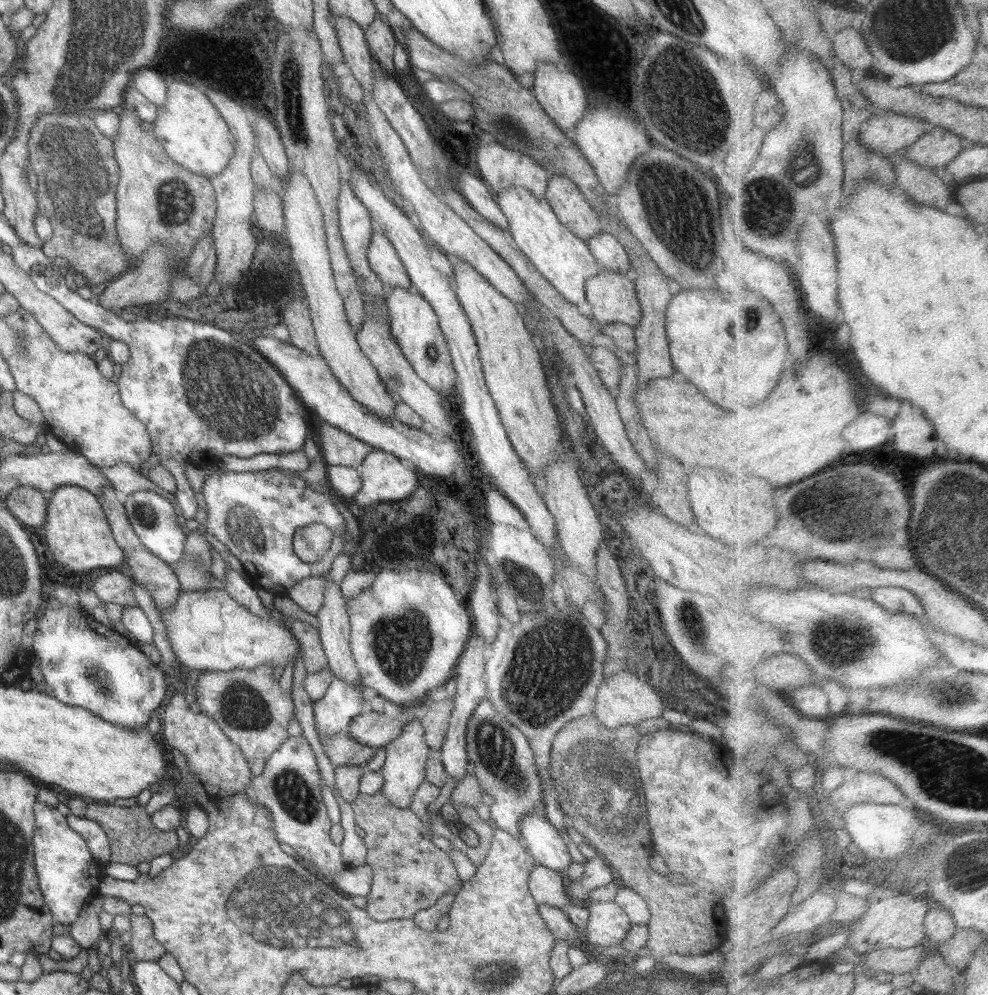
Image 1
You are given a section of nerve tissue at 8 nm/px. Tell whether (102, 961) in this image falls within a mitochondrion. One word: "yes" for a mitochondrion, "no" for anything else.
no

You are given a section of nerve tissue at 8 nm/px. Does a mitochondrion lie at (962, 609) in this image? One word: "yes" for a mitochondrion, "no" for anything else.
yes

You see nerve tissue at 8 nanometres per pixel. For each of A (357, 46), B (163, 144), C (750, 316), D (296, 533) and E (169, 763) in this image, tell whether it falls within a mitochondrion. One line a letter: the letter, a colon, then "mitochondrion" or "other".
A: other
B: other
C: mitochondrion
D: other
E: other

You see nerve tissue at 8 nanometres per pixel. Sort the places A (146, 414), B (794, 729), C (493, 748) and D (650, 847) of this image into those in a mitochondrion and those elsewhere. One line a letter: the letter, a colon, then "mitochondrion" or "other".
A: other
B: other
C: mitochondrion
D: other

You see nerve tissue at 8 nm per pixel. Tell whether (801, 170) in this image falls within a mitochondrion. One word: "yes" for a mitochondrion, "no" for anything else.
yes

